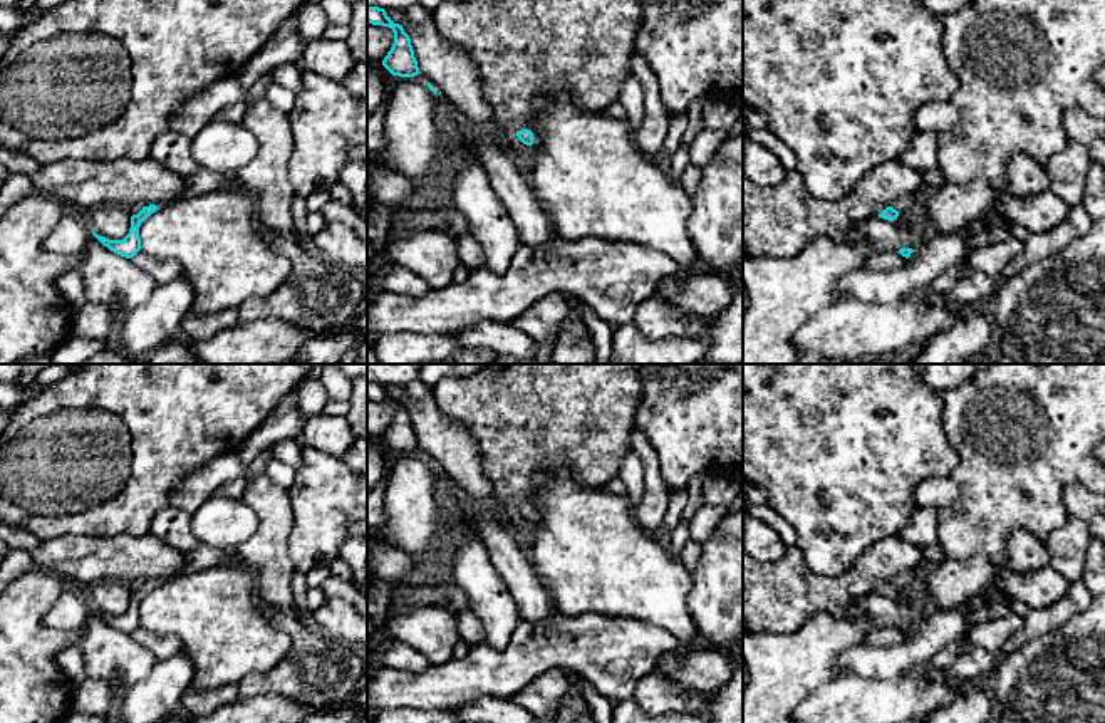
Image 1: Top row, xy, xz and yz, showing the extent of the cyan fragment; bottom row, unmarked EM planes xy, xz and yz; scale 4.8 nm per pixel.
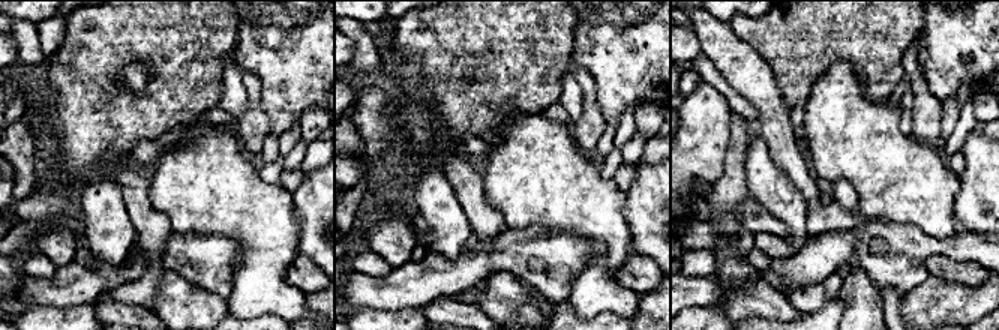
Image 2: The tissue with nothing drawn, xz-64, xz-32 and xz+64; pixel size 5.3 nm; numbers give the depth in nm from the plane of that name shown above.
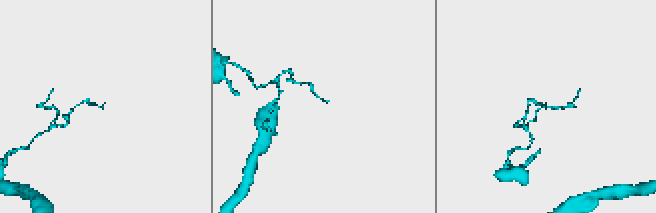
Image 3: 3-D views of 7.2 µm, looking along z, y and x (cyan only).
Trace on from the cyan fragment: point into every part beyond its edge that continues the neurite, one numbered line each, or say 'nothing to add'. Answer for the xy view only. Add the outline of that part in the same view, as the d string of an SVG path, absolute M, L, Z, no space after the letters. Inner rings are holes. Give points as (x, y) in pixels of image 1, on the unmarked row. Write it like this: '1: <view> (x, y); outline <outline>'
nothing to add

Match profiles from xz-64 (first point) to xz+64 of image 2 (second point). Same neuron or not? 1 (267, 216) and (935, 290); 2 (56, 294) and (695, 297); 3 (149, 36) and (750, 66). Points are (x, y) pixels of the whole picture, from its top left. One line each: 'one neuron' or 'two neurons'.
1: two neurons
2: one neuron
3: two neurons

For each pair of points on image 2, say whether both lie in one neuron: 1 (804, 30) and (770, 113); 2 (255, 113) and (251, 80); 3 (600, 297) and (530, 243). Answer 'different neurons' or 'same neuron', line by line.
1: different neurons
2: same neuron
3: different neurons

